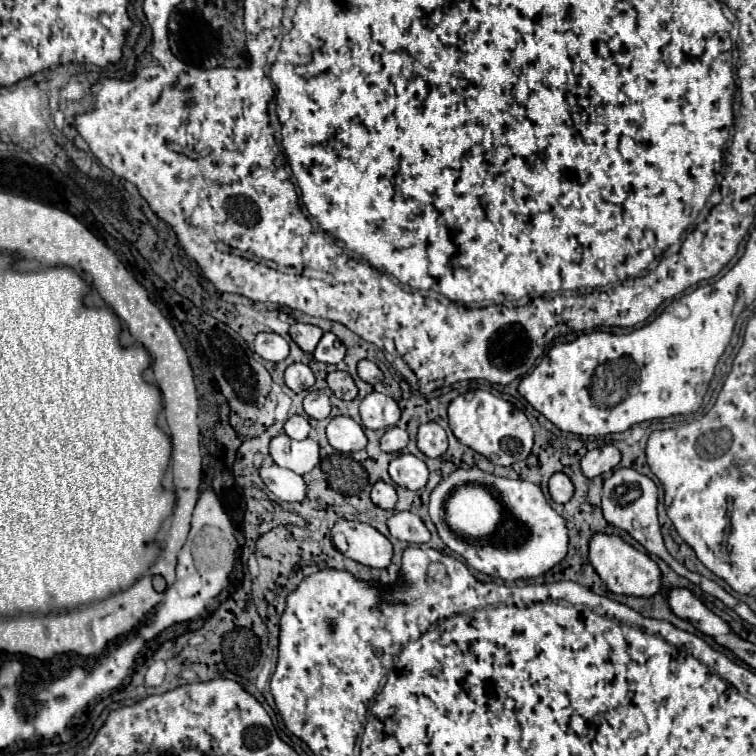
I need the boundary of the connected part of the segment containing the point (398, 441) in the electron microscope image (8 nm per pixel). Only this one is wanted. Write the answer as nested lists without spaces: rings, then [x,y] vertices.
[[[389,428],[381,438],[381,450],[383,452],[401,452],[409,442],[409,436],[403,428]]]

